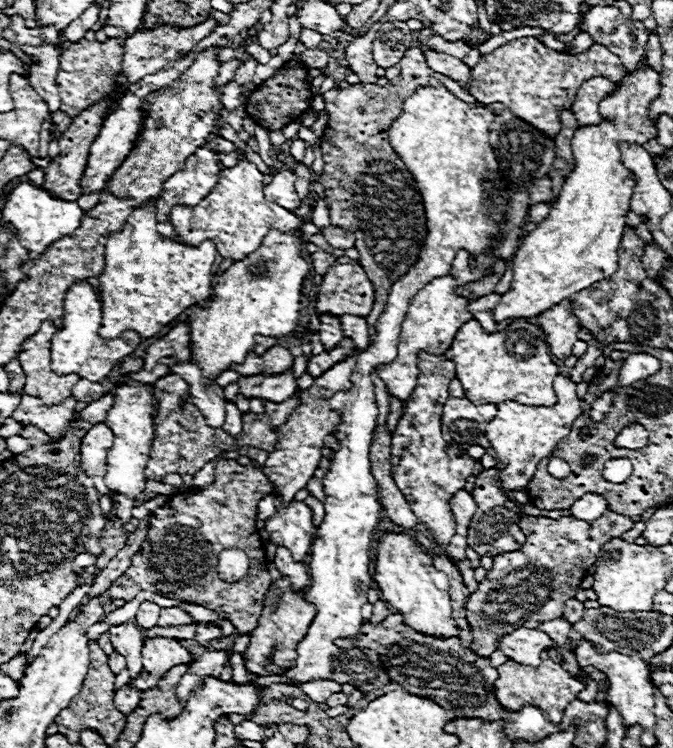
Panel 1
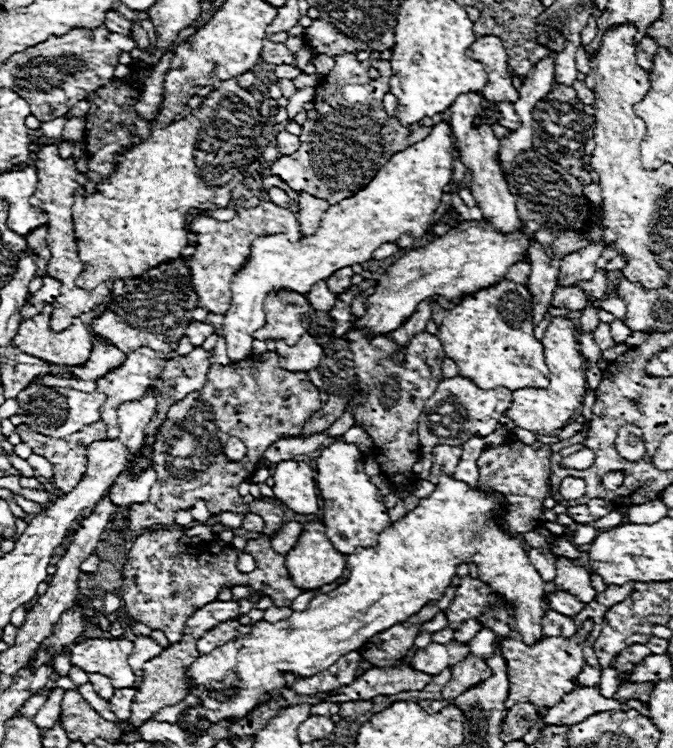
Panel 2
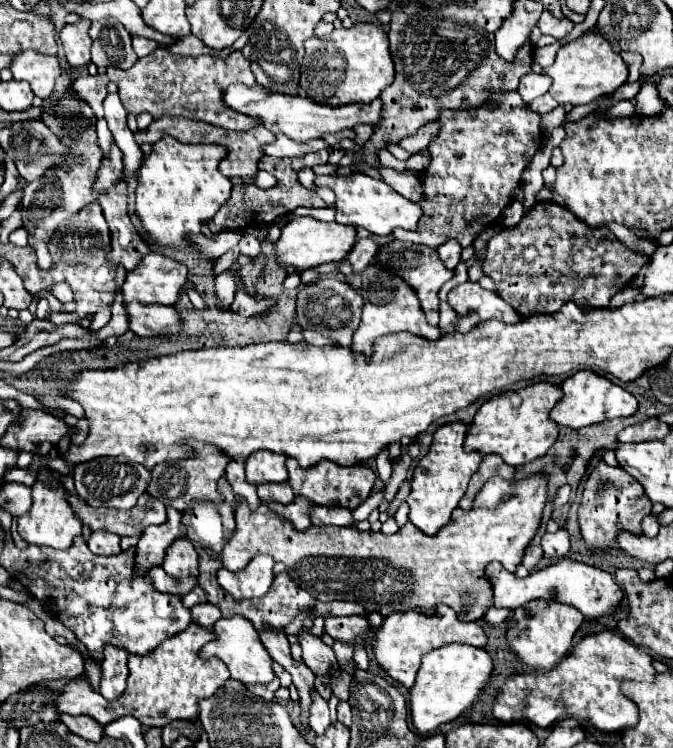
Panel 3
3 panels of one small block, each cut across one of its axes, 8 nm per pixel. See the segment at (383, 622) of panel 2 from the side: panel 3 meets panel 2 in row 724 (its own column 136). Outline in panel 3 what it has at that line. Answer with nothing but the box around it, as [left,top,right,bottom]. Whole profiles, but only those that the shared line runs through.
[136,136,232,246]

